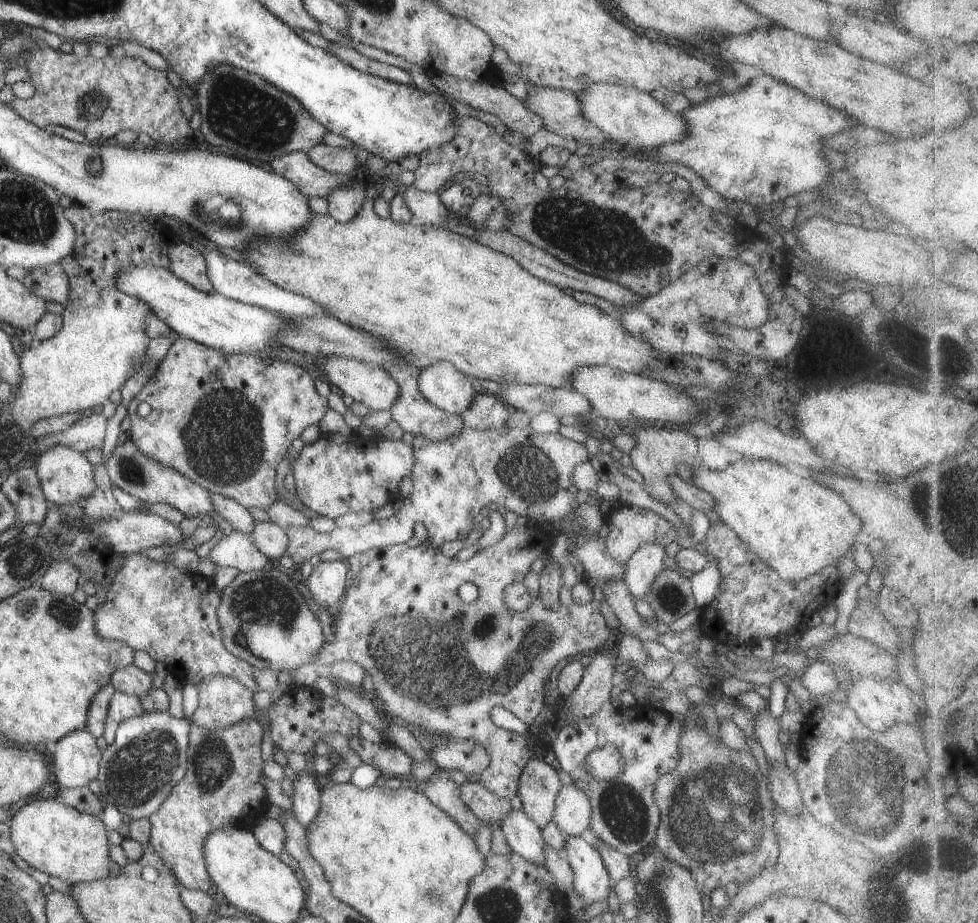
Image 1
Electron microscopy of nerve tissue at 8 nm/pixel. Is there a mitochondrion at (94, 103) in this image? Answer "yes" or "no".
yes

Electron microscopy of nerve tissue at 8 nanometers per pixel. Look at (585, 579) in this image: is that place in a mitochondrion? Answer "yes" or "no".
no

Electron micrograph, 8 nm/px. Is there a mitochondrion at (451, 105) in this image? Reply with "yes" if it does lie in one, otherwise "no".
no

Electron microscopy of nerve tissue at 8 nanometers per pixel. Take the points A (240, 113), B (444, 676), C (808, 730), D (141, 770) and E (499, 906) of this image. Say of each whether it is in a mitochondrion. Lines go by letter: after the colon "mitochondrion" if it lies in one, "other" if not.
A: mitochondrion
B: mitochondrion
C: other
D: mitochondrion
E: mitochondrion

